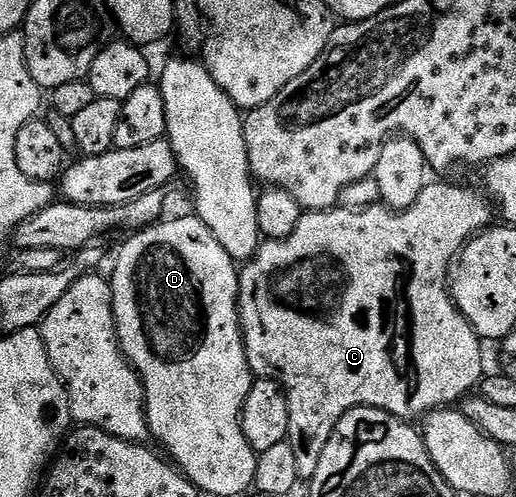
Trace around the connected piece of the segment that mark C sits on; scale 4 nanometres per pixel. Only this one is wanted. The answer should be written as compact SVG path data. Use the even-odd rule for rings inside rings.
M430 181L420 193L420 197L416 197L414 204L403 211L393 212L385 205L375 205L362 210L350 210L338 205L328 211L306 211L300 225L296 225L296 229L287 239L265 240L257 253L245 260L238 276L238 320L242 326L244 349L250 370L257 378L274 379L286 390L288 441L292 445L292 453L296 453L296 473L299 480L309 481L314 478L316 465L320 465L320 457L324 453L324 445L328 445L338 419L344 417L344 413L348 413L353 407L375 407L392 413L398 419L418 421L431 411L457 404L481 384L484 378L483 340L478 338L470 322L454 304L448 286L452 264L462 254L463 247L475 235L487 230L496 219L496 211L491 200L481 190L478 191L473 191L470 187L457 187L454 183Z

